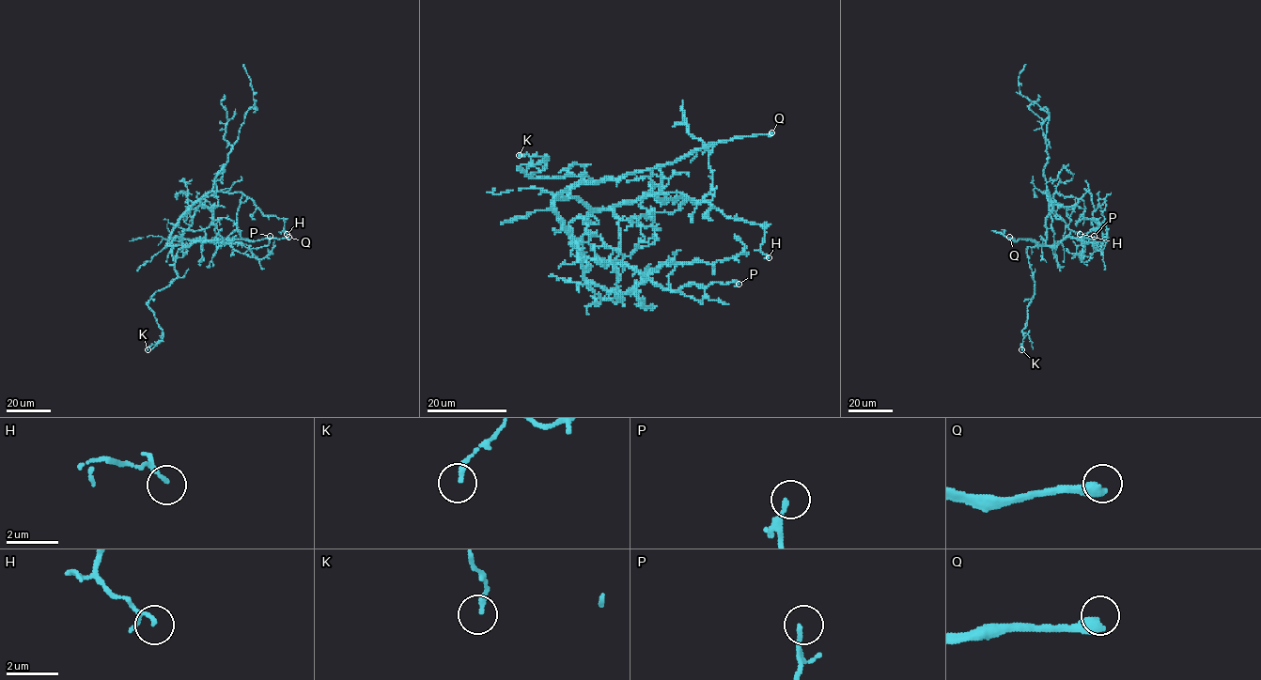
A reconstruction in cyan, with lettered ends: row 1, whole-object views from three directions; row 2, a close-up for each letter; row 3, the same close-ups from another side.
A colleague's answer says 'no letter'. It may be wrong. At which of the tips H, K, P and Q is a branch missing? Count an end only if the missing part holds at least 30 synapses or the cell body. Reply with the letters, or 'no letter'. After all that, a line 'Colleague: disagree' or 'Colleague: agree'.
Q
Colleague: disagree

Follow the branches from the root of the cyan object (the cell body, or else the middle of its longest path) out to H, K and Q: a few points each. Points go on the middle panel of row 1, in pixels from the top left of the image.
H: (585, 204), (611, 209), (659, 193), (686, 193), (728, 218), (761, 224), (760, 250), (769, 257)
K: (585, 204), (558, 196), (584, 178), (583, 165), (533, 177), (521, 165), (547, 156), (519, 155)
Q: (585, 204), (577, 197), (558, 195), (583, 184), (624, 178), (675, 162), (719, 142), (771, 132)

